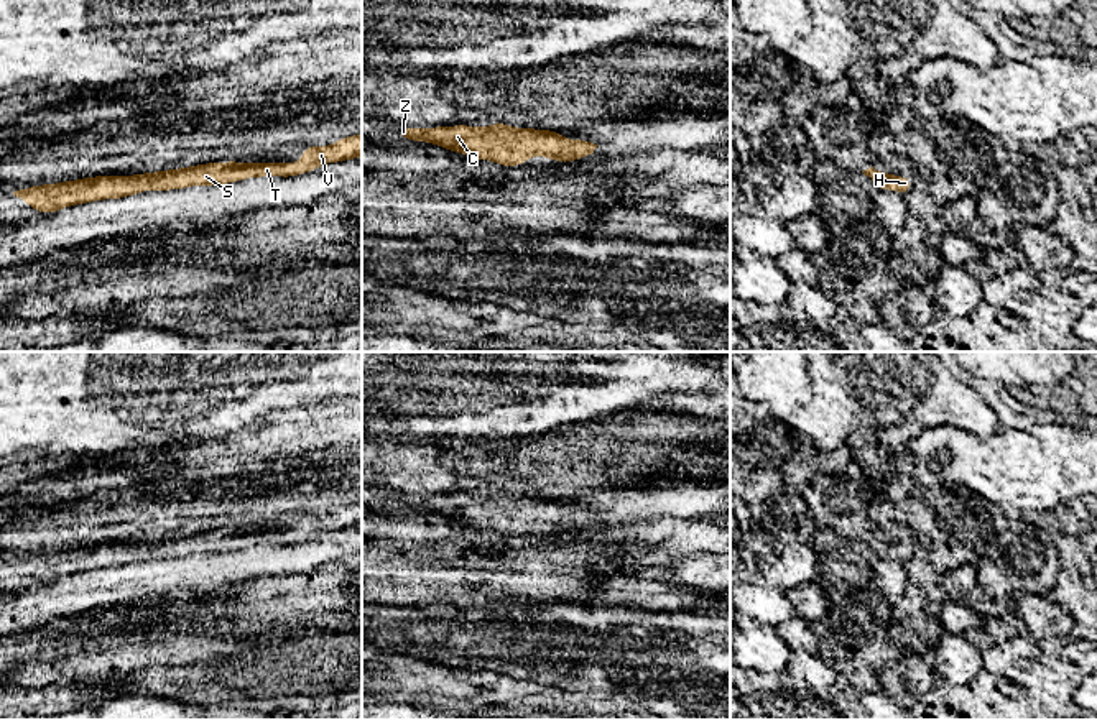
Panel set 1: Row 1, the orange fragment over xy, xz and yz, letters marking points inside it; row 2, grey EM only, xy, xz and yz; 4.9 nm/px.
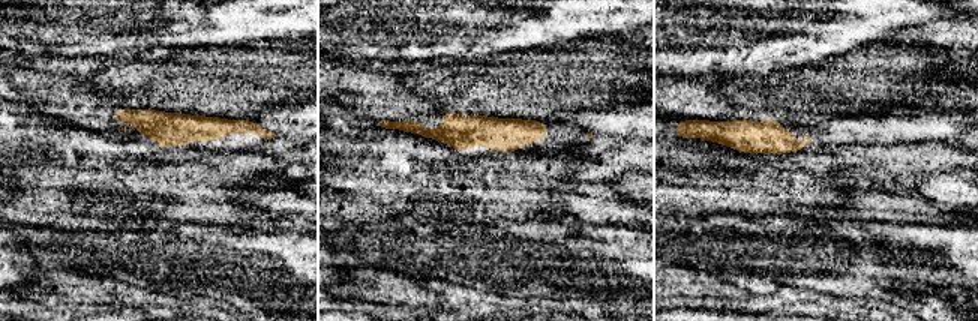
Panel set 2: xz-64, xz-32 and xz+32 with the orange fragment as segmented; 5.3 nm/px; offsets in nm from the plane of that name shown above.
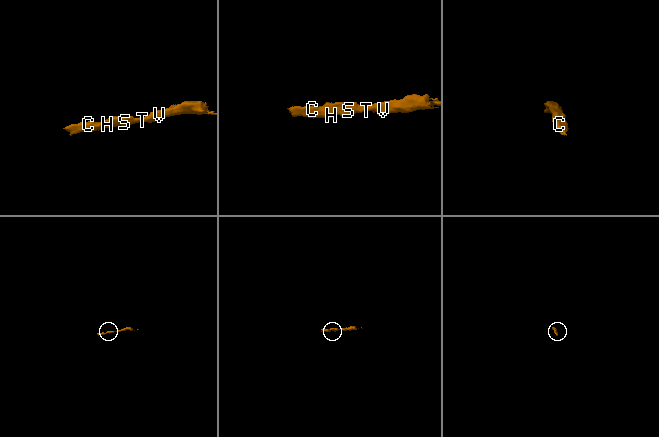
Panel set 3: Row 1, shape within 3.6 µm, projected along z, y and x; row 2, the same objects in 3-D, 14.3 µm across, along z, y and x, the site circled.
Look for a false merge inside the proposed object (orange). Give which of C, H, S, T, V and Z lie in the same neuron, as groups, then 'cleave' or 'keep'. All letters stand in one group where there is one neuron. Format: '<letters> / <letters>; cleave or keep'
C H S T V Z; keep

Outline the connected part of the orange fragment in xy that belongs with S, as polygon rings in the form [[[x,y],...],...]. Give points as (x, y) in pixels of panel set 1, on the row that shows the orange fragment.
[[[362,133],[354,136],[344,136],[334,145],[316,148],[303,145],[303,161],[281,164],[271,163],[250,163],[238,161],[227,163],[206,163],[179,169],[166,169],[158,173],[143,173],[130,176],[94,176],[76,181],[66,181],[58,184],[31,186],[15,191],[13,196],[23,199],[30,207],[41,214],[54,214],[59,209],[77,205],[84,202],[122,199],[135,196],[145,189],[169,191],[186,189],[189,186],[215,186],[232,184],[247,178],[294,178],[312,169],[317,169],[324,163],[340,163],[344,159],[354,159],[362,156]]]

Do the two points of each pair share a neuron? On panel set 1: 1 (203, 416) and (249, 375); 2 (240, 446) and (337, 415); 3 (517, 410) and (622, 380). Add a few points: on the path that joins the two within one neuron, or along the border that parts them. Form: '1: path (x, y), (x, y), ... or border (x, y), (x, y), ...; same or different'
1: path (214, 405), (237, 382); same
2: path (265, 441), (288, 420), (313, 415); same
3: path (543, 406), (558, 392), (596, 388); same

